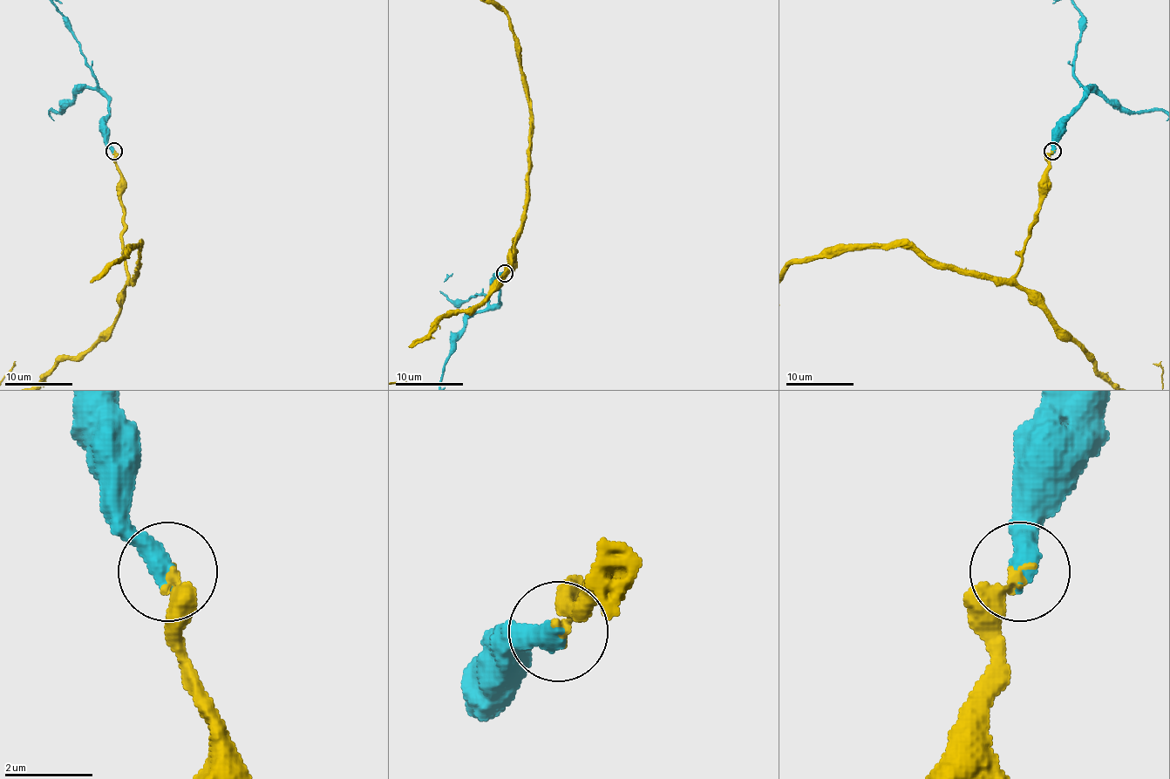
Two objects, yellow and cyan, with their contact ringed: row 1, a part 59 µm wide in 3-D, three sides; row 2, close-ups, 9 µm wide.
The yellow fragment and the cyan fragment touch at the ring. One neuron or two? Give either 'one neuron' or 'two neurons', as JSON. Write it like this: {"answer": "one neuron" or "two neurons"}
{"answer": "one neuron"}

